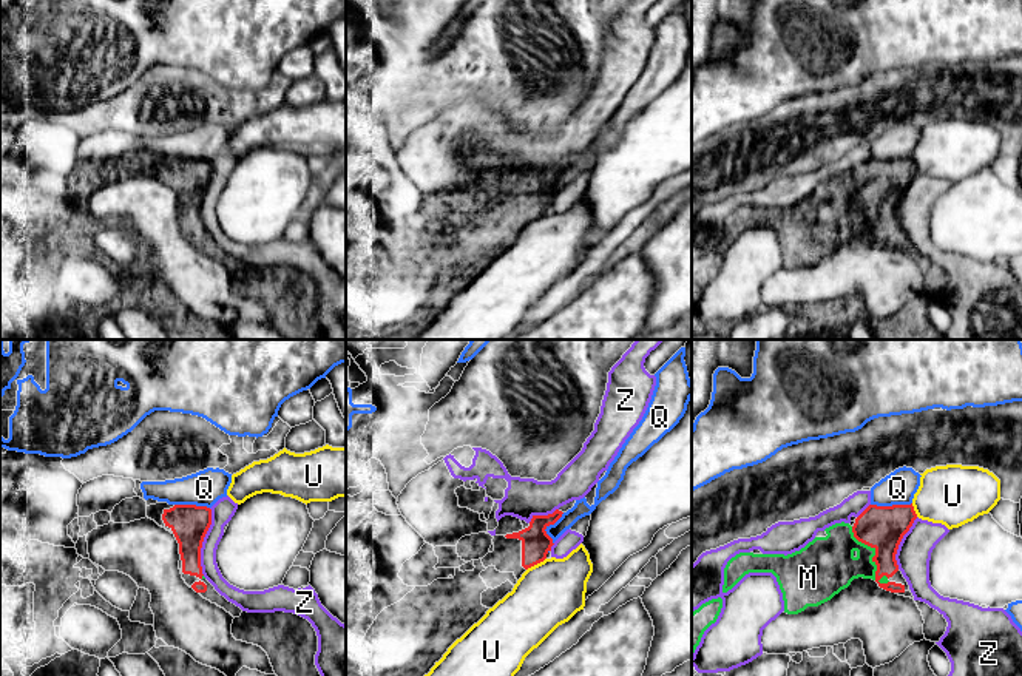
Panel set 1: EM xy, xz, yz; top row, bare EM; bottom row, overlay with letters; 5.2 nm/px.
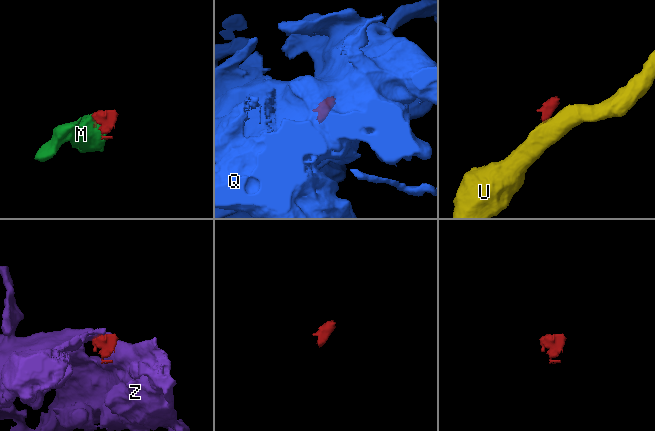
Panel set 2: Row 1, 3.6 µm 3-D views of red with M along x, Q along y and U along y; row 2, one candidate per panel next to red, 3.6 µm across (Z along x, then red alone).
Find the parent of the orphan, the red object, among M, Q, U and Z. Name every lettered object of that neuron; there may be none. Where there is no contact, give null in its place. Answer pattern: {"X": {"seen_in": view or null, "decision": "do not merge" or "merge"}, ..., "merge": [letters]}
{"M": {"seen_in": "yz", "decision": "merge"}, "Q": {"seen_in": "yz", "decision": "do not merge"}, "U": {"seen_in": "xz", "decision": "do not merge"}, "Z": {"seen_in": "xy", "decision": "do not merge"}, "merge": ["M"]}

